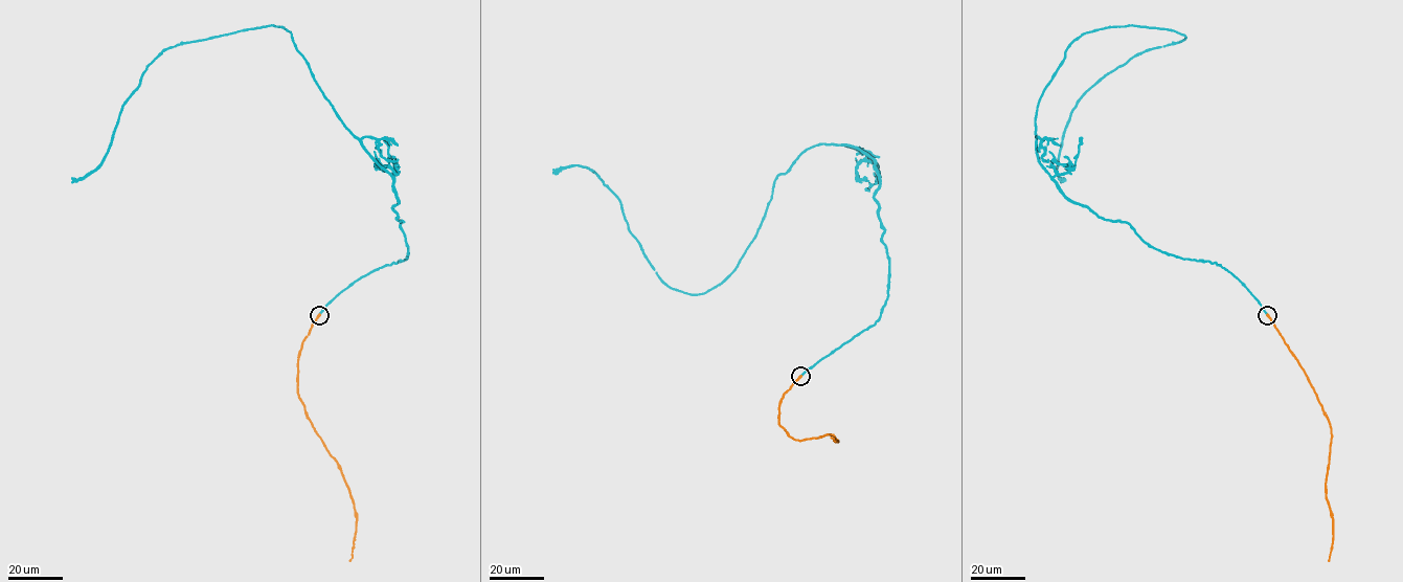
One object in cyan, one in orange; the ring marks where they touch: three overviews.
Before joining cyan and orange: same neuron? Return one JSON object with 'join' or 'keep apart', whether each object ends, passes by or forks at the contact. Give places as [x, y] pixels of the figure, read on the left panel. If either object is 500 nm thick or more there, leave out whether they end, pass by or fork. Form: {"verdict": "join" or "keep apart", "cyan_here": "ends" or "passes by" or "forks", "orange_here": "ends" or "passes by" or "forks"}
{"verdict": "join", "cyan_here": "ends", "orange_here": "ends"}

